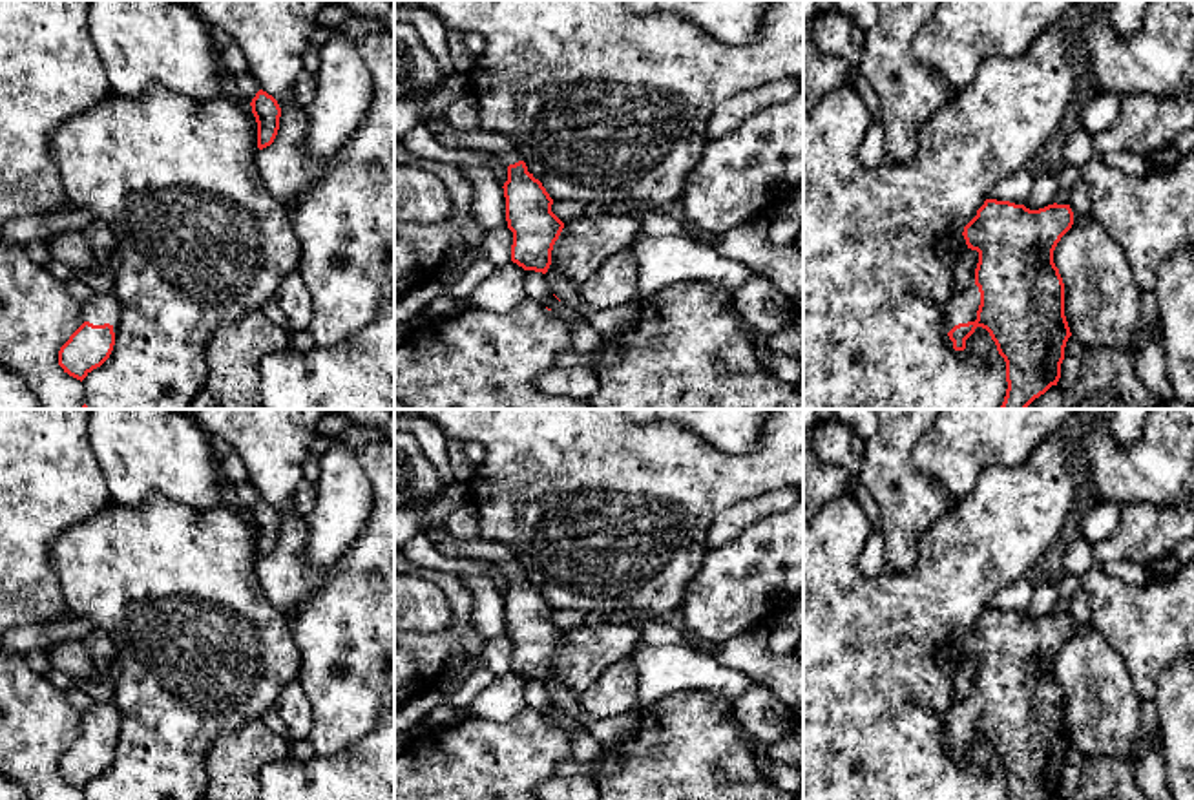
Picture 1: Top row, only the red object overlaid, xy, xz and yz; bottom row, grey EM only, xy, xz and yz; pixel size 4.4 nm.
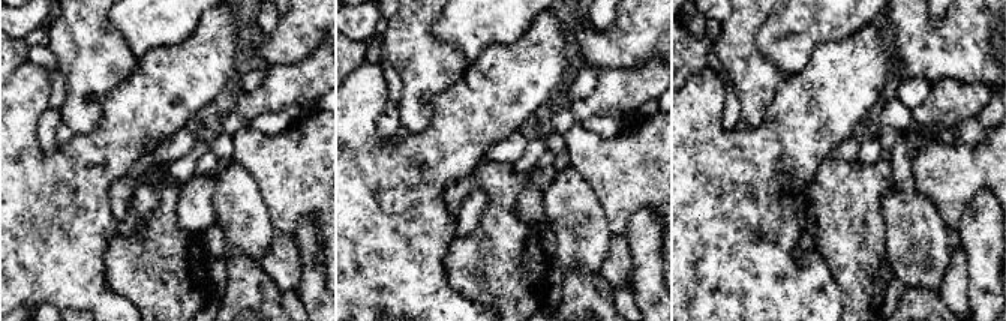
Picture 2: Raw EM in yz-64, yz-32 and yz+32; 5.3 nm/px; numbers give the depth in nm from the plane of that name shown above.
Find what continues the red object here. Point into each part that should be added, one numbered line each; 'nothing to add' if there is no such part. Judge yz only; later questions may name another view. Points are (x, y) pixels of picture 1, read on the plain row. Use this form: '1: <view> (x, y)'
1: yz (953, 651)
2: yz (963, 716)

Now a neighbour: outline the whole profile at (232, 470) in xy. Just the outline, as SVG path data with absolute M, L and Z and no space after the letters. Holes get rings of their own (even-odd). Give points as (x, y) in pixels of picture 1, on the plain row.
M232 451L228 457L217 460L217 469L225 486L237 486L246 479L246 464L237 451Z

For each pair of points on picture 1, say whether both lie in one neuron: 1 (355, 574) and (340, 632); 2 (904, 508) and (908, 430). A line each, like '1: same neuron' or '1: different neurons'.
1: same neuron
2: same neuron

